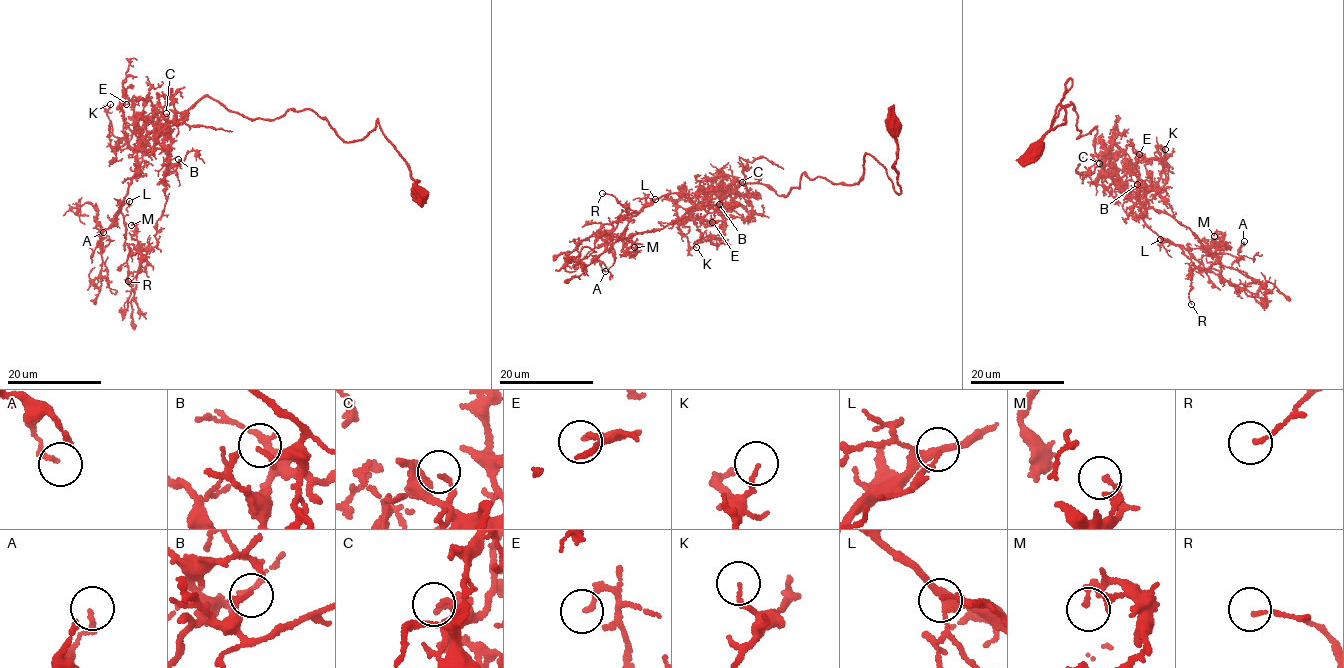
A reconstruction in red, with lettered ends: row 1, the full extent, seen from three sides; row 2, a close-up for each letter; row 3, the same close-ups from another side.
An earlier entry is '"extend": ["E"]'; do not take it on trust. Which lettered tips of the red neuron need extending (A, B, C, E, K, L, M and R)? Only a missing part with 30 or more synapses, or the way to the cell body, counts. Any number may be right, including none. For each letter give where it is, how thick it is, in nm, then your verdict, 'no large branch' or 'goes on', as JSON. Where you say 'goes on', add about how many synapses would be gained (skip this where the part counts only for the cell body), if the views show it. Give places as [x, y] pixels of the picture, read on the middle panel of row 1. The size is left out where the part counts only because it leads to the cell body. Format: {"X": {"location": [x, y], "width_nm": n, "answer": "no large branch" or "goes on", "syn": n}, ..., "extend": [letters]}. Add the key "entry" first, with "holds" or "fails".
{"entry": "fails", "A": {"location": [605, 271], "width_nm": 170, "answer": "no large branch"}, "B": {"location": [719, 204], "width_nm": 120, "answer": "no large branch"}, "C": {"location": [742, 182], "width_nm": 130, "answer": "goes on", "syn": 35}, "E": {"location": [712, 222], "width_nm": 150, "answer": "goes on", "syn": 40}, "K": {"location": [696, 247], "width_nm": 150, "answer": "no large branch"}, "L": {"location": [655, 199], "width_nm": 170, "answer": "no large branch"}, "M": {"location": [634, 247], "width_nm": 160, "answer": "no large branch"}, "R": {"location": [602, 193], "width_nm": 130, "answer": "no large branch"}, "extend": ["C", "E"]}

